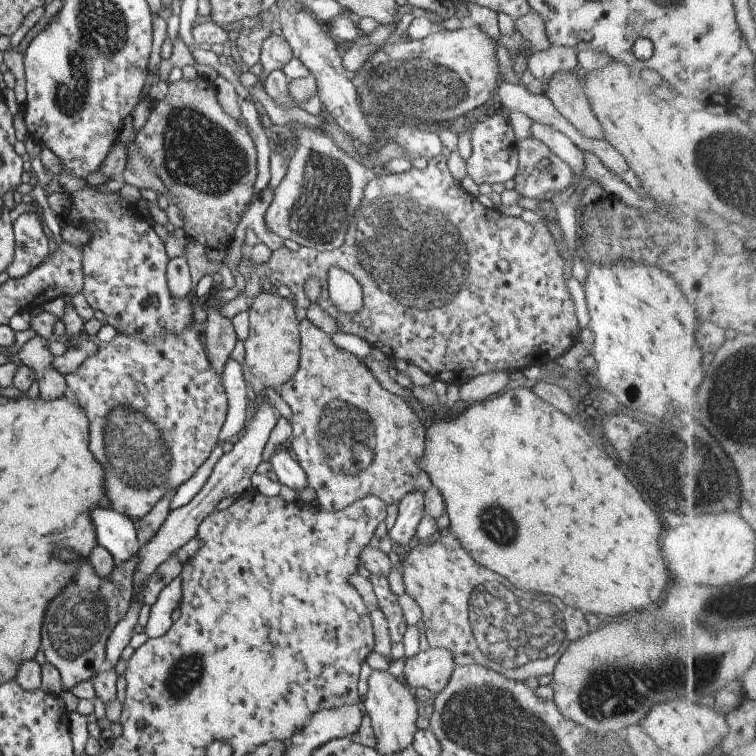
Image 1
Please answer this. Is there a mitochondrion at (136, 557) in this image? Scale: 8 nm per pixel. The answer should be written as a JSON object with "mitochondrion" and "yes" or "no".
{"mitochondrion":"no"}

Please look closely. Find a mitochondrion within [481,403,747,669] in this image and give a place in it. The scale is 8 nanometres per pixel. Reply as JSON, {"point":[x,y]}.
{"point":[698,469]}

